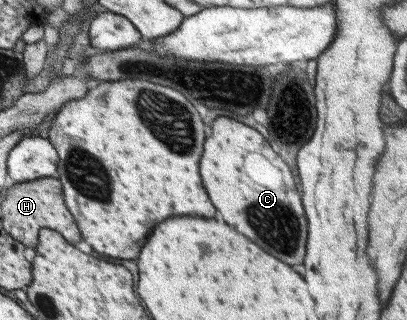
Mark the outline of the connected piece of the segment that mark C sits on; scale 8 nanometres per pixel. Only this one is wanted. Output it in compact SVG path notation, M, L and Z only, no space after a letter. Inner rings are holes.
M218 116L210 126L210 136L204 140L198 166L202 166L206 194L210 194L210 202L218 206L220 218L228 226L234 226L234 230L258 242L258 246L274 254L274 258L282 258L286 264L302 264L306 218L294 178L282 158L270 150L268 142L256 130Z

